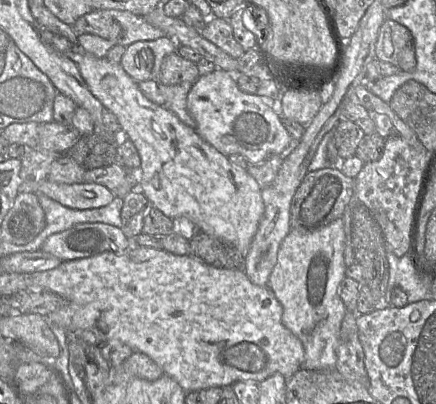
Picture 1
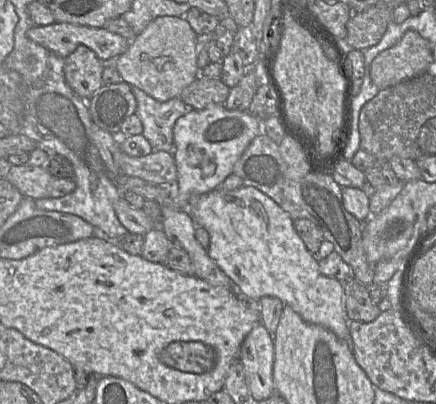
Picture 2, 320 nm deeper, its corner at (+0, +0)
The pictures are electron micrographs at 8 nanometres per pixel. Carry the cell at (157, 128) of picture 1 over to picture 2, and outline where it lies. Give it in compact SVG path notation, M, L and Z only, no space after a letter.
M243 185L234 190L215 188L194 198L188 205L188 212L197 226L208 231L208 255L236 283L242 297L249 301L258 301L263 296L277 297L305 322L332 331L352 350L353 341L349 331L350 319L345 309L343 282L320 273L317 259L295 231L293 219L272 198L253 186Z

